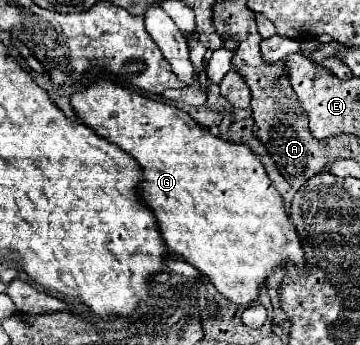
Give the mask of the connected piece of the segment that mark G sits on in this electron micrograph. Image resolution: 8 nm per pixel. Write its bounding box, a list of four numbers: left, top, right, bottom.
[70,79,306,307]

